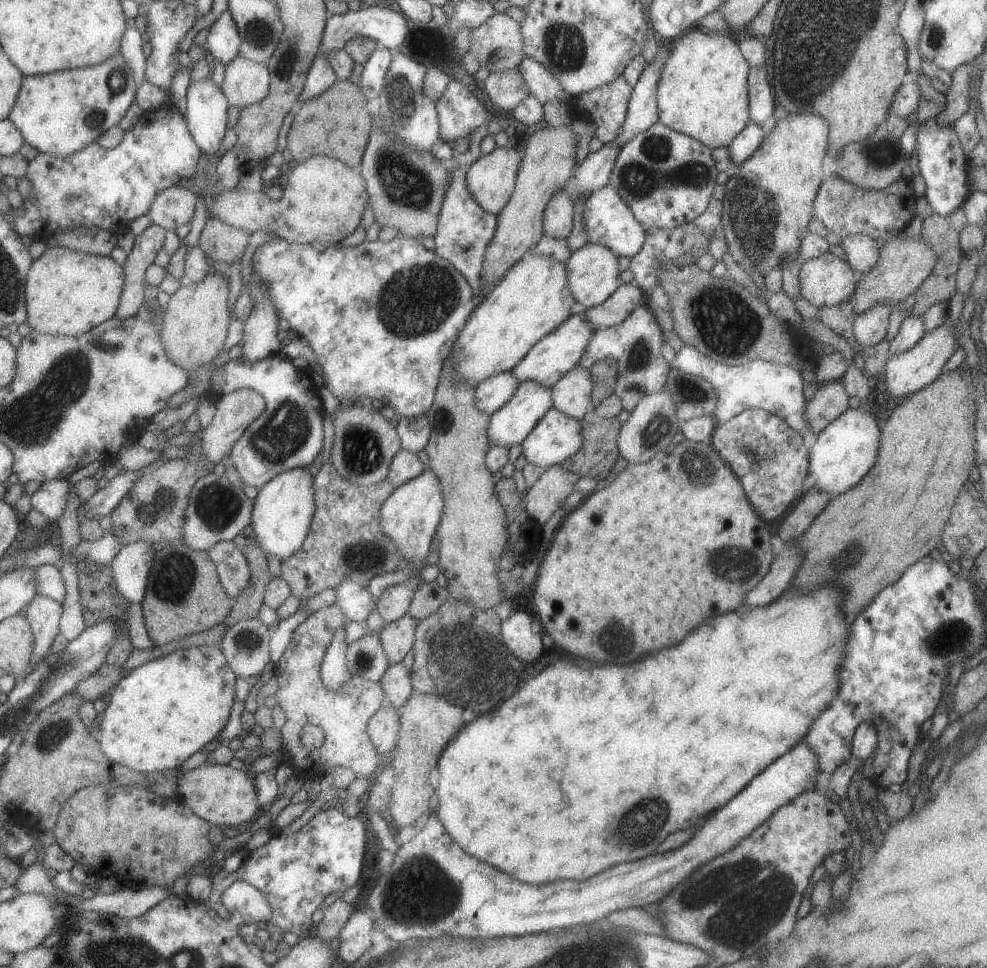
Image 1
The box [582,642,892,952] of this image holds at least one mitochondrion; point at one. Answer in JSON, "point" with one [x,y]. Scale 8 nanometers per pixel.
{"point":[744,899]}

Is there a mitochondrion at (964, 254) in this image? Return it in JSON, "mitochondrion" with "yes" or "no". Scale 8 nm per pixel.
{"mitochondrion":"no"}

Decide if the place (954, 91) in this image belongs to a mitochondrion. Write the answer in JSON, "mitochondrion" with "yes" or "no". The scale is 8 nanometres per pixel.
{"mitochondrion":"no"}

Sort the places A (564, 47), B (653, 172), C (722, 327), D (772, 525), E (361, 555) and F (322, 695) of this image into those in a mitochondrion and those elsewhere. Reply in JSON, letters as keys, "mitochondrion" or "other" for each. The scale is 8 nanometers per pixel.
{"A":"mitochondrion","B":"mitochondrion","C":"mitochondrion","D":"other","E":"mitochondrion","F":"other"}

